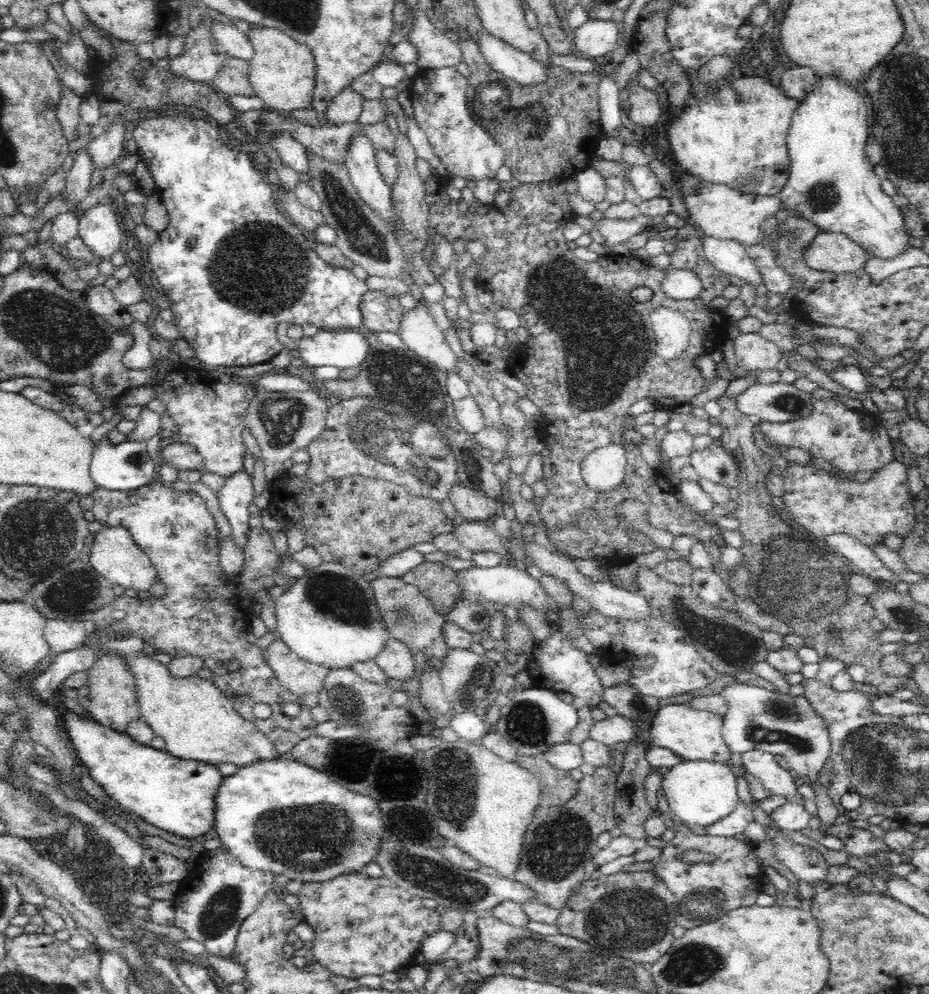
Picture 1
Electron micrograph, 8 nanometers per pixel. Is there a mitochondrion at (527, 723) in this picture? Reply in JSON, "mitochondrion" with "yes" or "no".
{"mitochondrion":"yes"}

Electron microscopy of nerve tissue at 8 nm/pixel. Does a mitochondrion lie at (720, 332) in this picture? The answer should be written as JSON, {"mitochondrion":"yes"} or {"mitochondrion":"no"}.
{"mitochondrion":"no"}

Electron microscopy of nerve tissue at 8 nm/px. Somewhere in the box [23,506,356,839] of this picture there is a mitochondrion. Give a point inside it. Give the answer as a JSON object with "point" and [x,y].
{"point":[68,594]}

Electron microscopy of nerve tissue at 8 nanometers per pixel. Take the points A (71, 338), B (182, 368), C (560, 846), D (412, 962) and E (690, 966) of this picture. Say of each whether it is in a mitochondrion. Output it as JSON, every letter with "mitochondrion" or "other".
{"A":"mitochondrion","B":"other","C":"mitochondrion","D":"other","E":"mitochondrion"}

